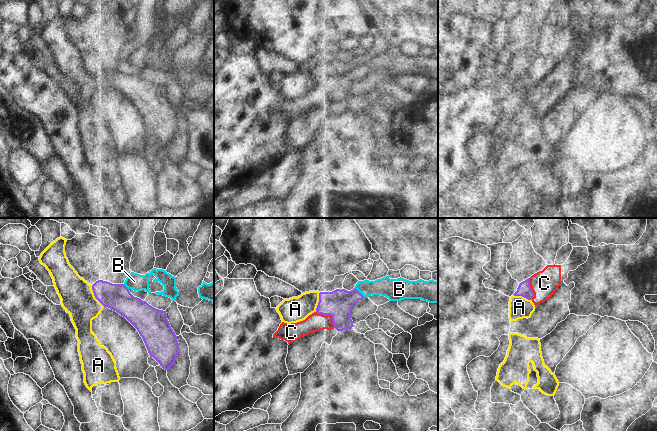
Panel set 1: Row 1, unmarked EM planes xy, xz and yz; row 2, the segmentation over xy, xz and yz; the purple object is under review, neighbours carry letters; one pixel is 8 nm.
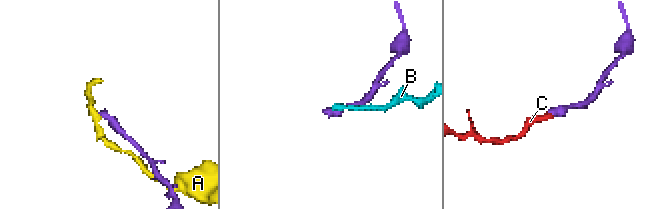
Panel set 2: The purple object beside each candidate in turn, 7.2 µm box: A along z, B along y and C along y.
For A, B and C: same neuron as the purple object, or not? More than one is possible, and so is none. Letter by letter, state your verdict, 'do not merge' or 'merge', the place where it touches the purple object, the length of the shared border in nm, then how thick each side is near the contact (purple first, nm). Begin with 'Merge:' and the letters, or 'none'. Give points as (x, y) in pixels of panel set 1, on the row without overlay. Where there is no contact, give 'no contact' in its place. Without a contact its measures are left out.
Merge: C
A: do not merge | xy (94, 71) | 200 nm | 220/280 nm
B: do not merge | xz (358, 67) | 120 nm | 220/150 nm
C: merge | xz (329, 90) | 200 nm | 220/140 nm

